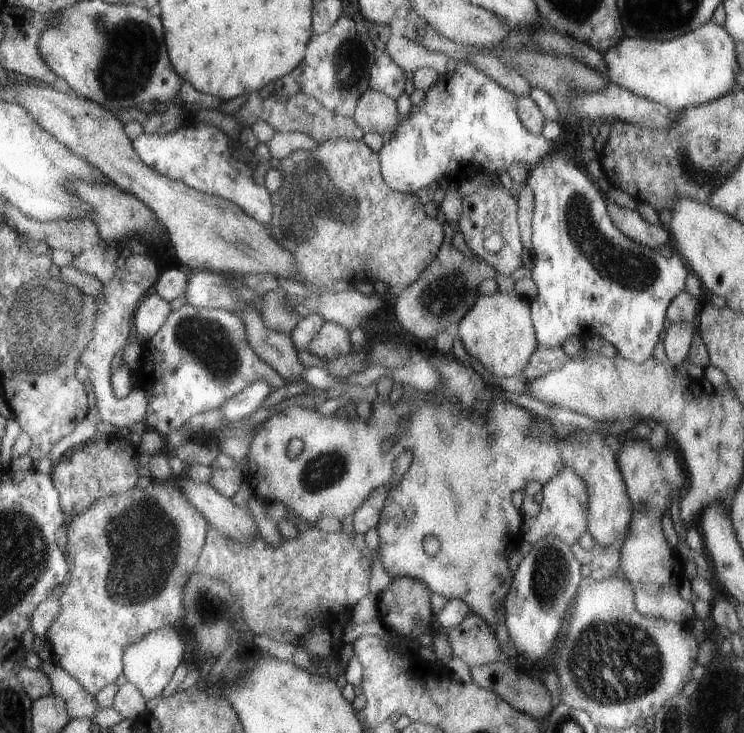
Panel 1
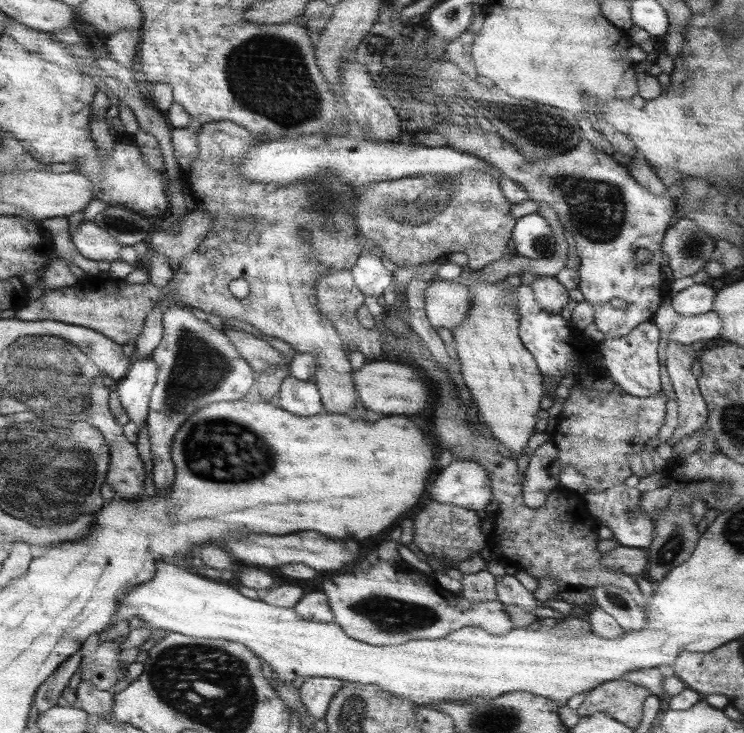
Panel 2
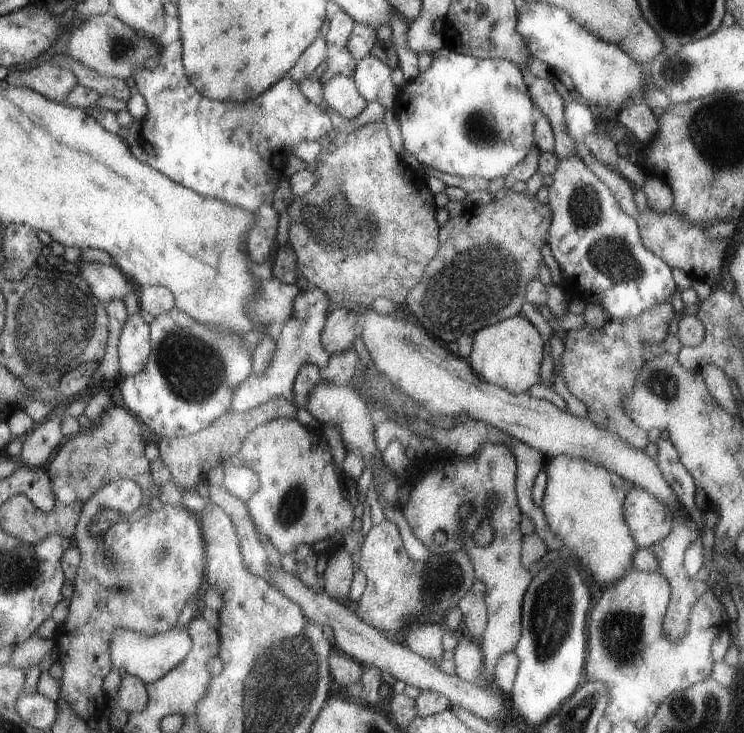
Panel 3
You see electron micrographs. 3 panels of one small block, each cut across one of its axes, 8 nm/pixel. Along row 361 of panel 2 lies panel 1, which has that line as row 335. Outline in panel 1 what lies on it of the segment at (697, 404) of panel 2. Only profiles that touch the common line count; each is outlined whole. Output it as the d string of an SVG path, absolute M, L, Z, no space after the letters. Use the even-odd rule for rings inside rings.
M696 320L692 322L675 322L666 330L666 336L662 340L666 358L676 365L688 358L694 334L697 331Z

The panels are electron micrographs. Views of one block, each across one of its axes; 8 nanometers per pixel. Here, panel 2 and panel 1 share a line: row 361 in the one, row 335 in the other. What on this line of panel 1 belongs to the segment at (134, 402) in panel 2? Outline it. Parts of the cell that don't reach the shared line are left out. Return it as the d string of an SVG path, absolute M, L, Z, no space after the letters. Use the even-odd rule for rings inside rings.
M154 292L144 297L134 316L137 343L141 347L144 348L144 345L154 338L154 334L164 324L171 310L170 303Z

